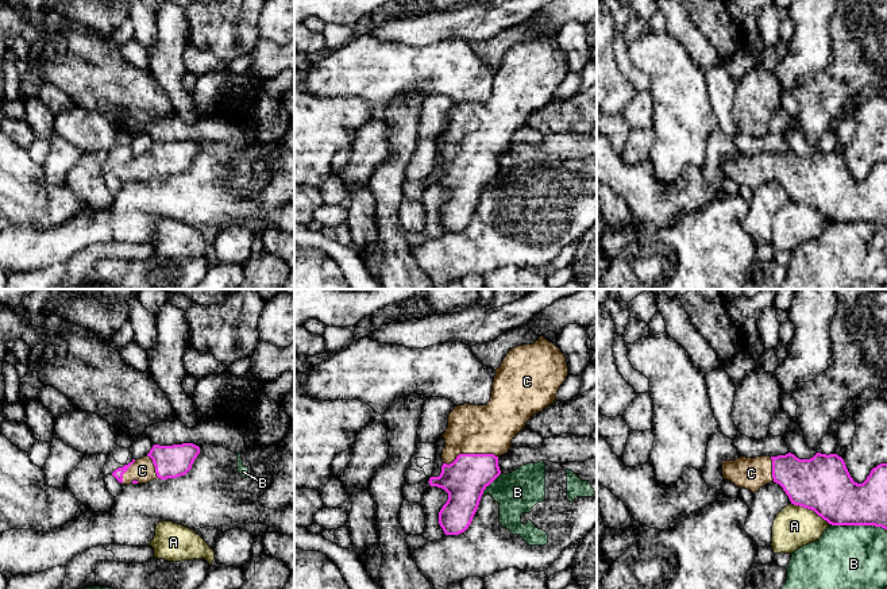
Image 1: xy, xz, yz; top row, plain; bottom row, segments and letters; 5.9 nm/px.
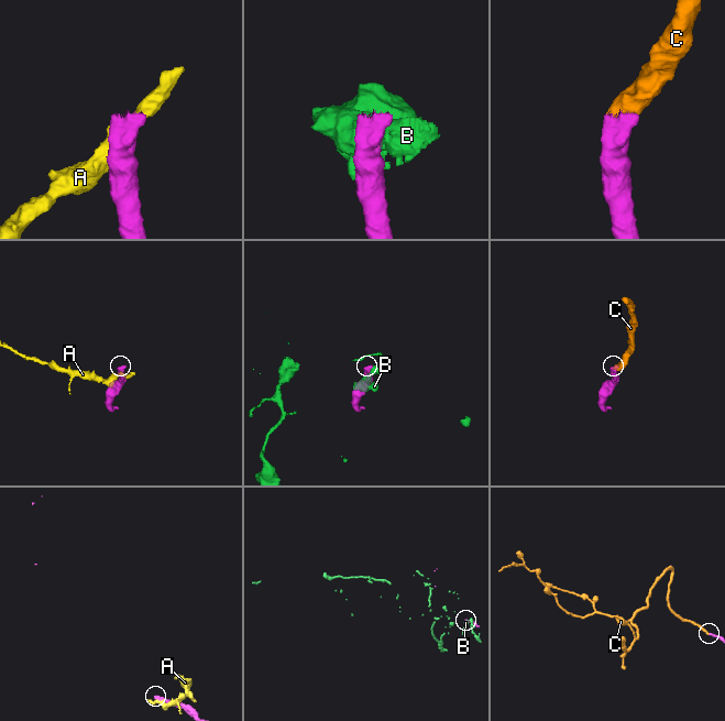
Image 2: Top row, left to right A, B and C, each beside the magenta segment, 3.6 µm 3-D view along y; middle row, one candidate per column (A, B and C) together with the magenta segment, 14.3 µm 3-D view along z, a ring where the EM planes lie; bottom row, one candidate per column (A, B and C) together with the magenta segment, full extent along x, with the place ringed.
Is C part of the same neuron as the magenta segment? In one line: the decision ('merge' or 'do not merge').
merge

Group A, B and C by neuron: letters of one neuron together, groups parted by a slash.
A / B / C

